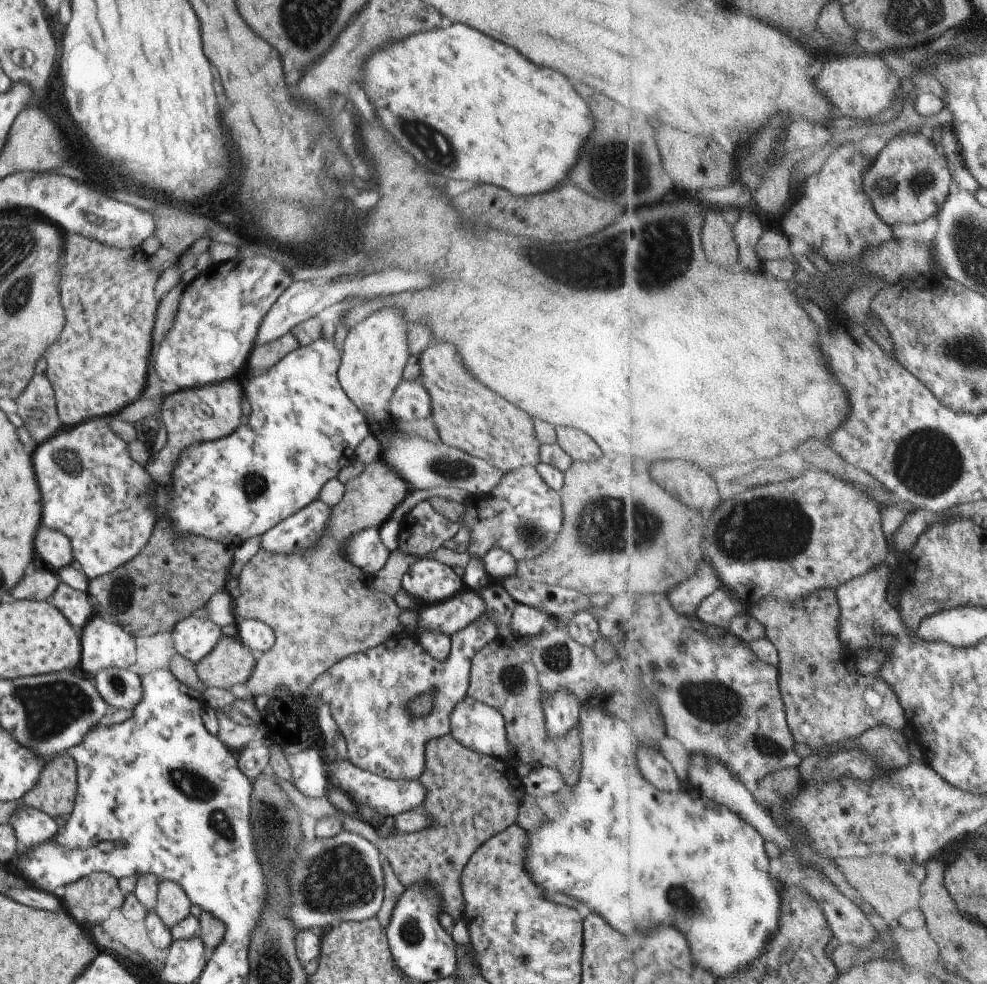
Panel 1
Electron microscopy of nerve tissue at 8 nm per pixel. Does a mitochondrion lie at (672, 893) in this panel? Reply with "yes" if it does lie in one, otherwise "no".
yes

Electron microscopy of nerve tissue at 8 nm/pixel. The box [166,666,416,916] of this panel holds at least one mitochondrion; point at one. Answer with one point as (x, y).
(274, 836)

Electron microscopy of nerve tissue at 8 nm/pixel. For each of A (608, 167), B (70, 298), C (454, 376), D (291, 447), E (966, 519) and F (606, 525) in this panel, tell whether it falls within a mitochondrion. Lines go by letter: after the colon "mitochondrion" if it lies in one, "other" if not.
A: mitochondrion
B: other
C: other
D: other
E: other
F: mitochondrion

